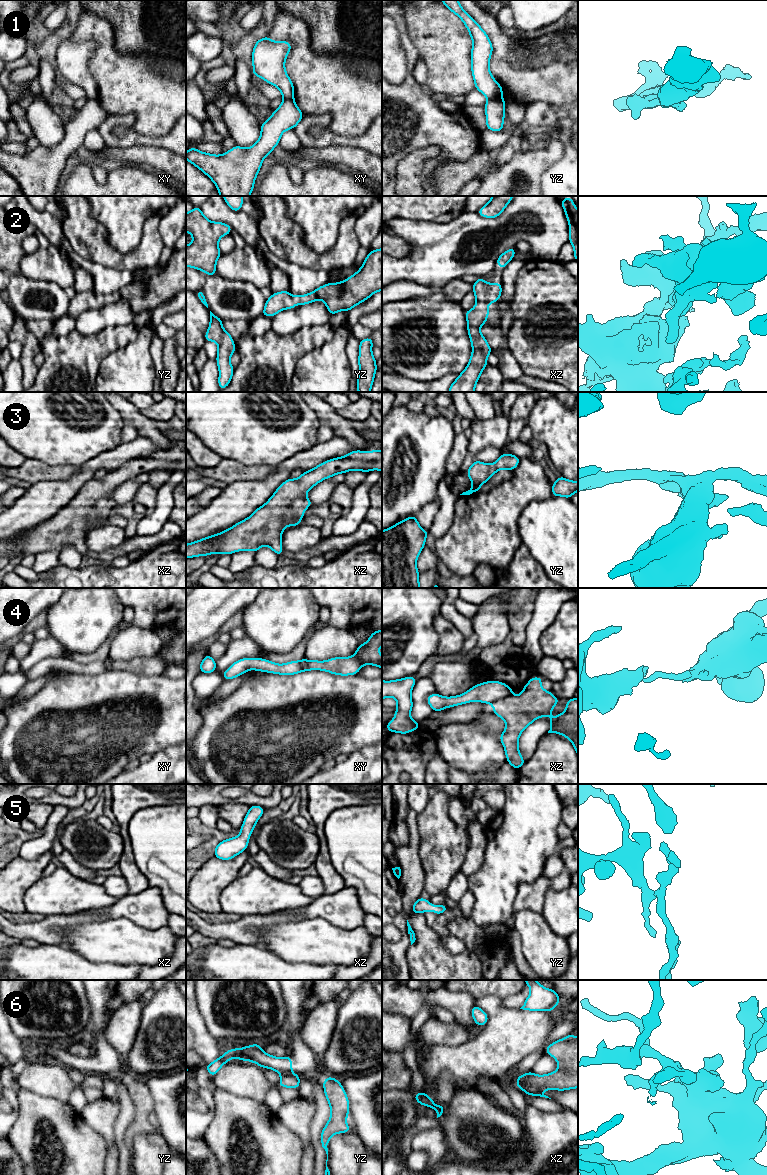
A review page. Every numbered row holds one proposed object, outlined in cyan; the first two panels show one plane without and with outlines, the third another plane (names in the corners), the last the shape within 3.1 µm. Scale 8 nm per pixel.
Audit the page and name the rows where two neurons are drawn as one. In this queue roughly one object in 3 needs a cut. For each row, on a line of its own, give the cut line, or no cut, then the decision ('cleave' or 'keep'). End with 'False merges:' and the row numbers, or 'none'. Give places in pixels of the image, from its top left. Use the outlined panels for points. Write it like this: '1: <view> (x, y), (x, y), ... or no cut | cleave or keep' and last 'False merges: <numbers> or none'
1: yz (501, 96), (488, 99) | cleave
2: no cut | keep
3: no cut | keep
4: xz (512, 693), (491, 702) | cleave
5: no cut | keep
6: xz (524, 1075), (520, 1087) | cleave
False merges: 1, 4, 6

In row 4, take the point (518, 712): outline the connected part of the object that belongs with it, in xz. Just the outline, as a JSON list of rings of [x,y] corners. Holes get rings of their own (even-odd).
[[[532,677],[520,695],[512,694],[492,702],[494,714],[506,723],[506,728],[499,738],[504,746],[507,762],[515,770],[525,763],[518,750],[520,734],[536,719],[550,717],[552,709],[560,701],[551,691],[544,690],[541,683],[542,677]]]

